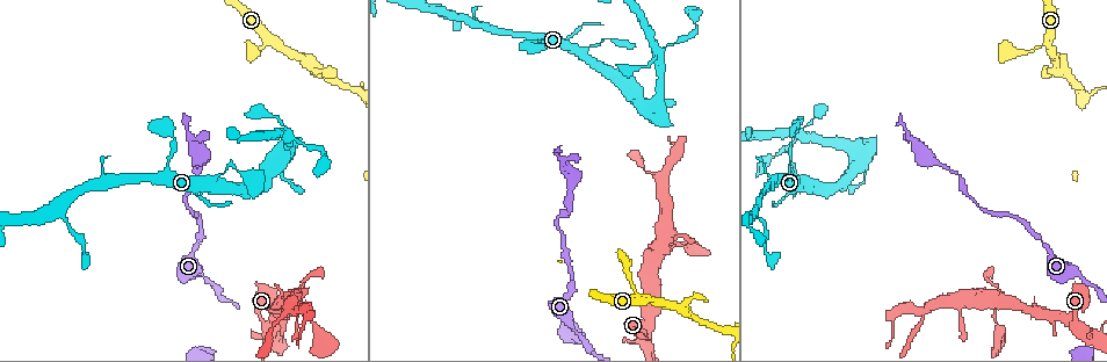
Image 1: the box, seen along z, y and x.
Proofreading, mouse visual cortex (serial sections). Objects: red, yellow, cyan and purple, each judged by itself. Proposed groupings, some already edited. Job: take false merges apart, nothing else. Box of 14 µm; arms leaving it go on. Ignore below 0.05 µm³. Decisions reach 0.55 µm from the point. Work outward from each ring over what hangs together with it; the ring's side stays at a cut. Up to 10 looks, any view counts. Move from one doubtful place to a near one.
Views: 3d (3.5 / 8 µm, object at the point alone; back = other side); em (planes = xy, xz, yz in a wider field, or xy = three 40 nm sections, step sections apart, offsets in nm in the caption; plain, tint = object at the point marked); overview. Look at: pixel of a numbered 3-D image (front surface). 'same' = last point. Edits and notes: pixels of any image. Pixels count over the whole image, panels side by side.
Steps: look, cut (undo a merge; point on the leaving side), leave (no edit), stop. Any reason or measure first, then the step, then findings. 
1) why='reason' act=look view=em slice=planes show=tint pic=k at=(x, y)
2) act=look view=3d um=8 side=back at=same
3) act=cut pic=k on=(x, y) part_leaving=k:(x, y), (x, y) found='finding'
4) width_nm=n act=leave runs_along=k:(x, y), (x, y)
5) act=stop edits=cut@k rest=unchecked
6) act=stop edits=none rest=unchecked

why='sharp bend' act=look view=3d um=3.5 pic=1 at=(853, 151)

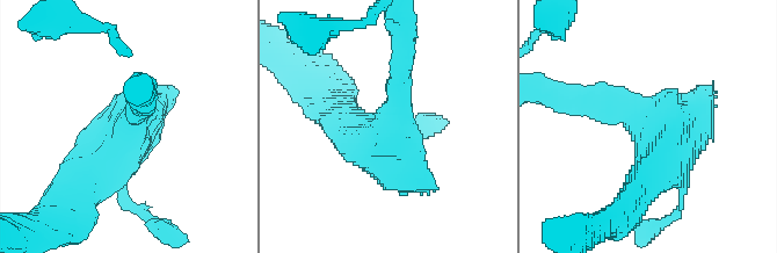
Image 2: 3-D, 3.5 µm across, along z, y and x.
why='shape alone is not enough' act=look view=em slice=xy step=2 show=tint pic=2 at=(649, 125)

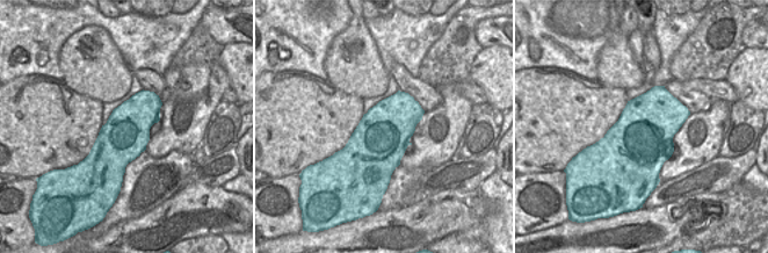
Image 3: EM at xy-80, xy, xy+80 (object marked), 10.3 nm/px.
act=look view=em slice=planes show=tint at=same

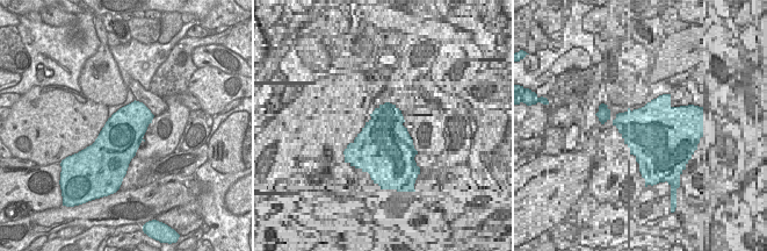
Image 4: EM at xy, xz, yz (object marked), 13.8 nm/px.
width_nm=550 act=leave runs_along=2:(72, 199), (115, 152), (140, 106) found='all the same cell'

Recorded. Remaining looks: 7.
why='abrupt turn' act=look view=3d um=3.5 side=back pic=1 at=(193, 137)

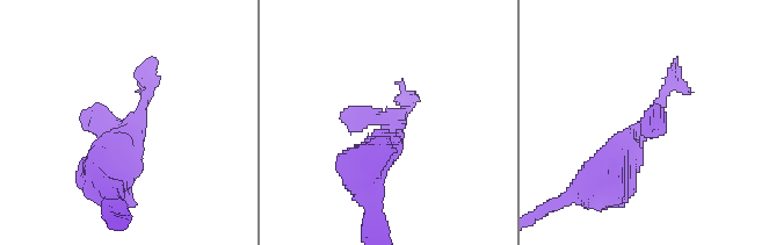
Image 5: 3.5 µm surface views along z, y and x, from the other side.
why='now the EM' act=look view=em slice=xy step=2 show=tint pic=5 at=(134, 127)

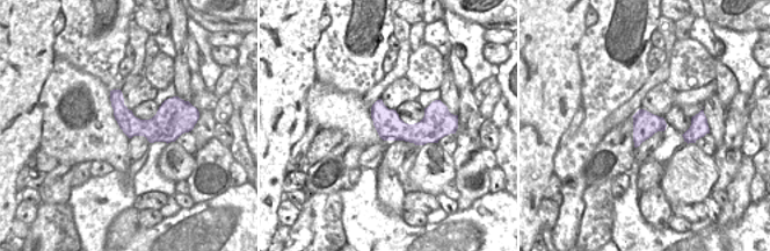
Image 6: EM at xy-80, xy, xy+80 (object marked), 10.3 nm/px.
width_nm=280 act=leave runs_along=5:(600, 185), (653, 114) found='continuous, no second cell'

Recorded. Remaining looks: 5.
why='four-way junction' act=look view=3d um=8 side=back pic=1 at=(636, 337)

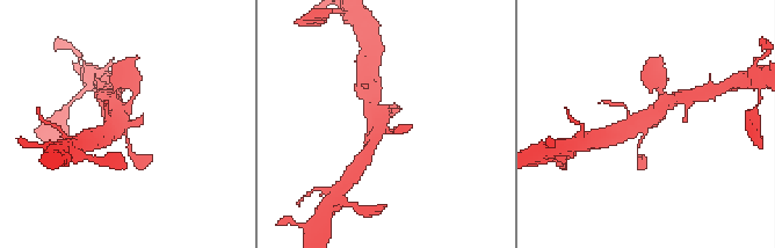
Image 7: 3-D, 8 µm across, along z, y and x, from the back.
act=look view=em slice=planes show=tint pic=7 at=(384, 128)

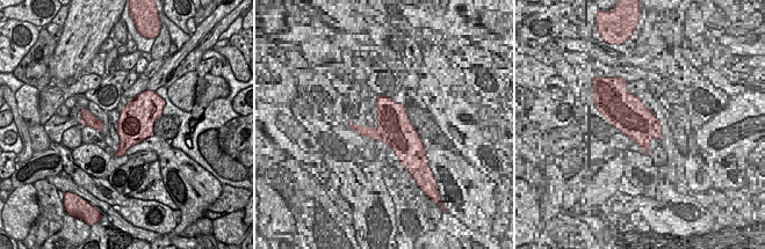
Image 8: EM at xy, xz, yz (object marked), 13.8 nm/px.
act=leave runs_along=7:(659, 109), (640, 123), (637, 151) found='one cell here'

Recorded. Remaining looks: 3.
why='four-way junction' act=look view=3d um=3.5 pic=1 at=(667, 245)

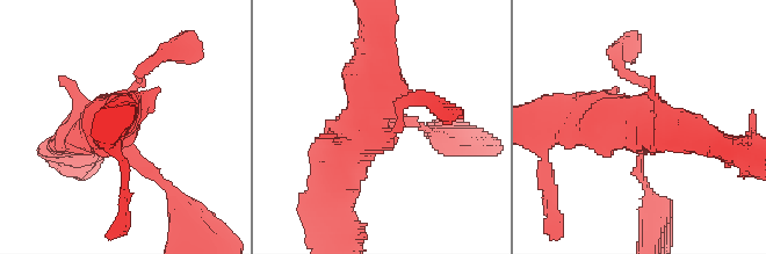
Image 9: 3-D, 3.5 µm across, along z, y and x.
act=look view=em slice=xy step=2 show=tint pic=9 at=(384, 126)

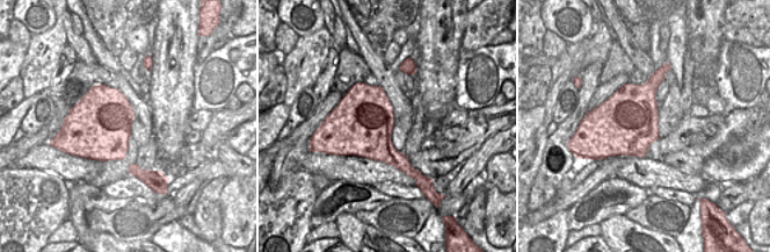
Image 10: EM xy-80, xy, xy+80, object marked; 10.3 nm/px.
act=leave runs_along=9:(338, 194), (377, 52) found='all the same cell'

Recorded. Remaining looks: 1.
act=stop edits=none rest=unchecked

